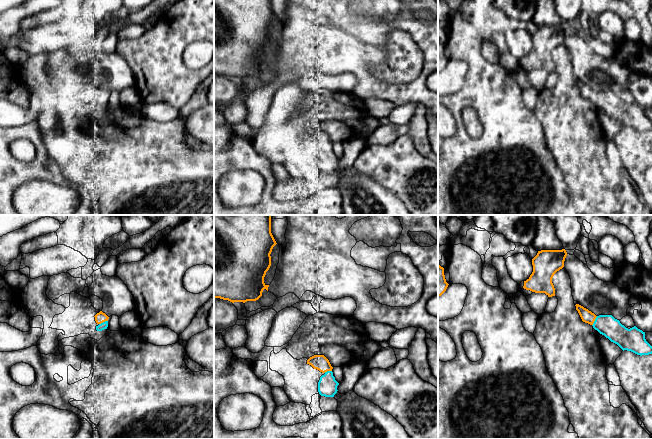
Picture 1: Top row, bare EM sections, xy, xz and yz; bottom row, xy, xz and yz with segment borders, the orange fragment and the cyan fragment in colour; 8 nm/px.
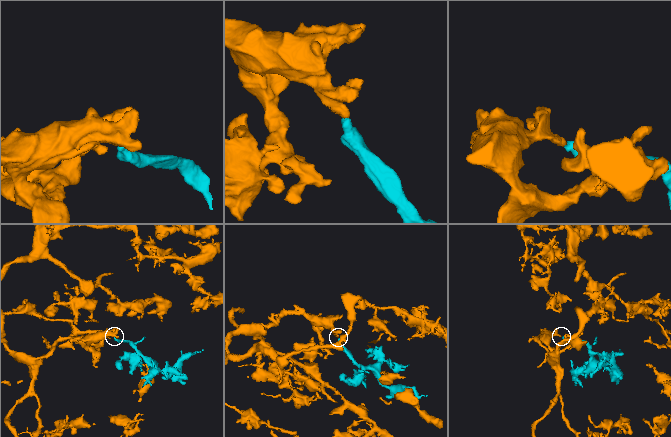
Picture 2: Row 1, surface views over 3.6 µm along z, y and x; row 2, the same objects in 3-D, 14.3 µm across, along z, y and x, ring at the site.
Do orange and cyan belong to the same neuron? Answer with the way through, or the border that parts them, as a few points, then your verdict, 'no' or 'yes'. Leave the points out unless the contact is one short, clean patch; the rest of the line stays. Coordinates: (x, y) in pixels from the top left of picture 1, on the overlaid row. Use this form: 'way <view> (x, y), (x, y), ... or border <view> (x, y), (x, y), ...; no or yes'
yes

